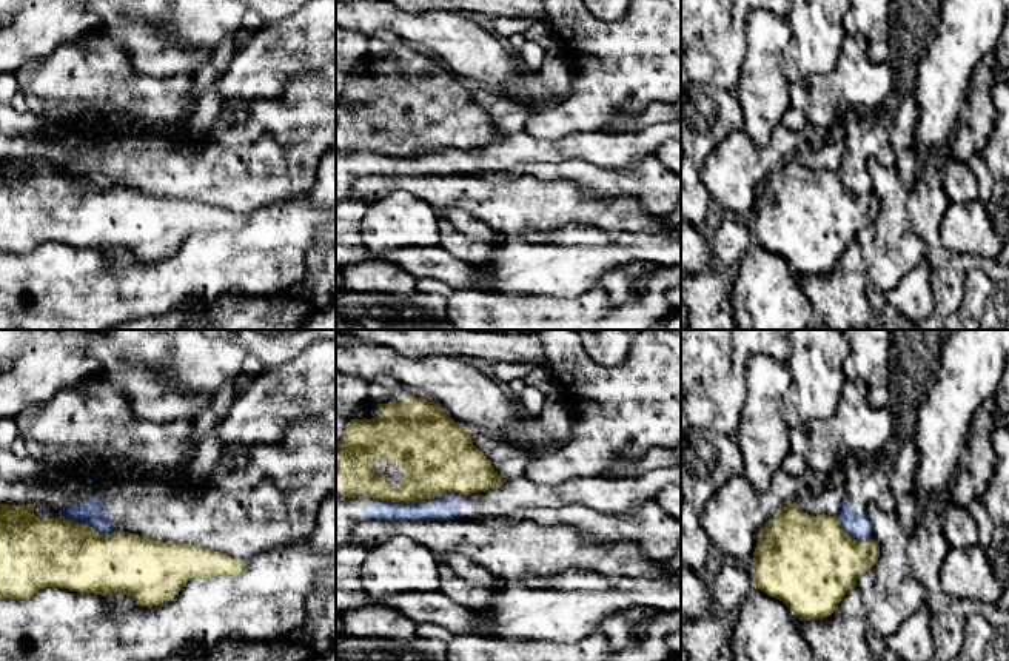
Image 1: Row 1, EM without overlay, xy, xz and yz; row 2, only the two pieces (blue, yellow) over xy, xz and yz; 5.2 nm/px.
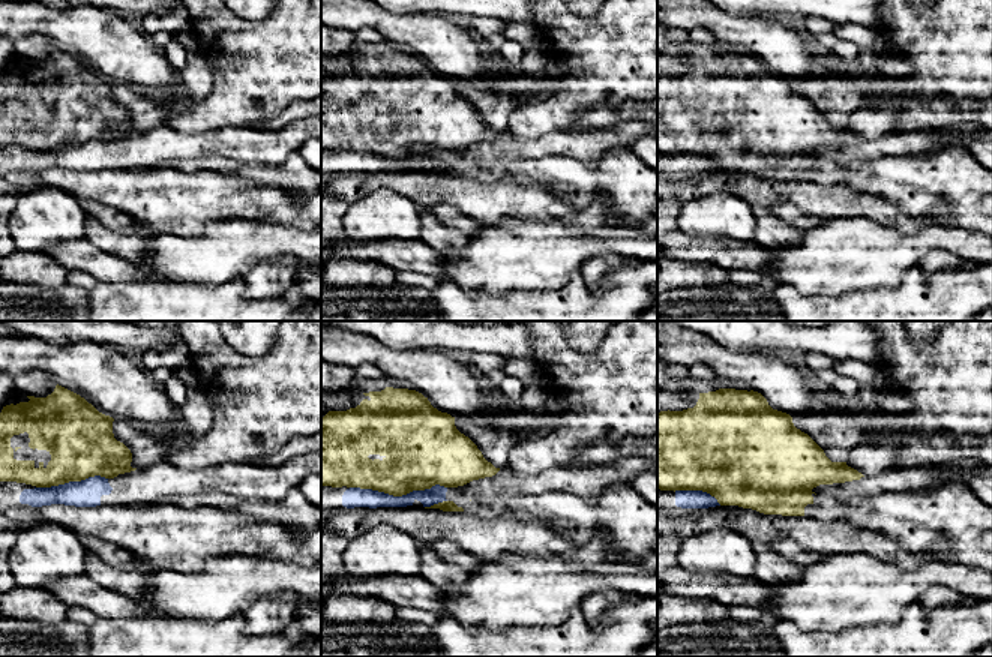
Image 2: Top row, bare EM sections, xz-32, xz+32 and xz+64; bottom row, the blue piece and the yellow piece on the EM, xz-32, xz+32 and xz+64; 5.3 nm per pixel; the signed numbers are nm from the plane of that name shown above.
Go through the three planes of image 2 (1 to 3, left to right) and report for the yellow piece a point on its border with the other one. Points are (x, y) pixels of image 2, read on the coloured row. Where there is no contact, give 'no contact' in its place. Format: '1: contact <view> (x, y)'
1: contact xz-32 (71, 482)
2: contact xz+32 (398, 497)
3: contact xz+64 (698, 491)

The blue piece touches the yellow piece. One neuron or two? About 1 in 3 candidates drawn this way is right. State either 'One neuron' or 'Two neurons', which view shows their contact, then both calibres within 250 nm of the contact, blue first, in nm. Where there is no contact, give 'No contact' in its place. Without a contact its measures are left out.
Two neurons. Touches blue in xz. Thickness 140 nm (blue) against 380 nm

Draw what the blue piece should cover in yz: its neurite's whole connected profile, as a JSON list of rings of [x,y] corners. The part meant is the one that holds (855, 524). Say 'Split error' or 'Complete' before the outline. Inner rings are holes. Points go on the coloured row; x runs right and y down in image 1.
Split error. [[[844,451],[843,471],[844,498],[838,519],[843,530],[856,541],[872,539],[872,524],[867,516],[870,504],[886,513],[895,513],[895,499],[887,475],[877,467],[861,464],[853,453]]]

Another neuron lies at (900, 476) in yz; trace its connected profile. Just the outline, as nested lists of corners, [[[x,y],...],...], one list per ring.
[[[913,436],[907,438],[898,450],[897,459],[886,473],[895,499],[895,515],[903,530],[912,536],[918,525],[920,501],[913,485],[917,468],[917,447]]]

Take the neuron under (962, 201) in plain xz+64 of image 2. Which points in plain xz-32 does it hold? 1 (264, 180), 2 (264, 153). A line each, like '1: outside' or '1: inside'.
1: inside
2: outside

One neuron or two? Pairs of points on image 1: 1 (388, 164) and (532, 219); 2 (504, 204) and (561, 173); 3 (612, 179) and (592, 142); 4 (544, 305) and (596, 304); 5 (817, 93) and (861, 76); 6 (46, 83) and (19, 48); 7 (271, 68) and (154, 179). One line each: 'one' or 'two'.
1: two
2: two
3: two
4: one
5: one
6: two
7: two

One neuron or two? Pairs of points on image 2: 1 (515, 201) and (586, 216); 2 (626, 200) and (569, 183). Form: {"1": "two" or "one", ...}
{"1": "one", "2": "one"}

